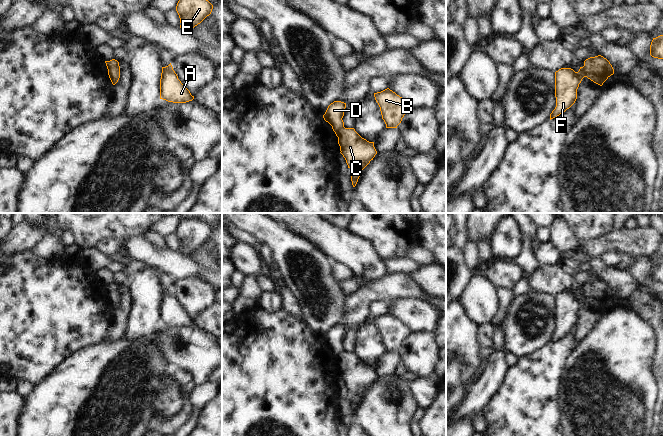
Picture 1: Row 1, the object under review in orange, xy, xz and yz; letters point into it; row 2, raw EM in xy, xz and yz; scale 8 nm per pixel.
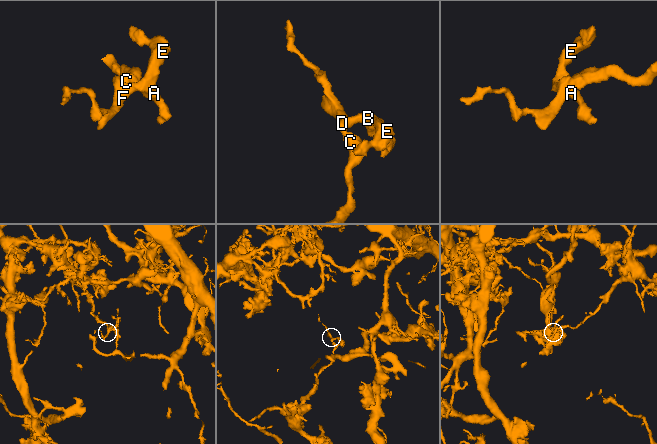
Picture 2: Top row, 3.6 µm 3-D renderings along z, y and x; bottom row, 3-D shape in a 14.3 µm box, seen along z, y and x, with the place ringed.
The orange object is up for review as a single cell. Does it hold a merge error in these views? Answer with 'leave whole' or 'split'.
split

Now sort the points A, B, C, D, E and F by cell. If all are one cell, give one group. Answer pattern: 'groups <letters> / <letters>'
groups A B D E F / C

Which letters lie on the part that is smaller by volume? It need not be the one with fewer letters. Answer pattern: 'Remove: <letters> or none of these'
Remove: A, B, D, E, F

